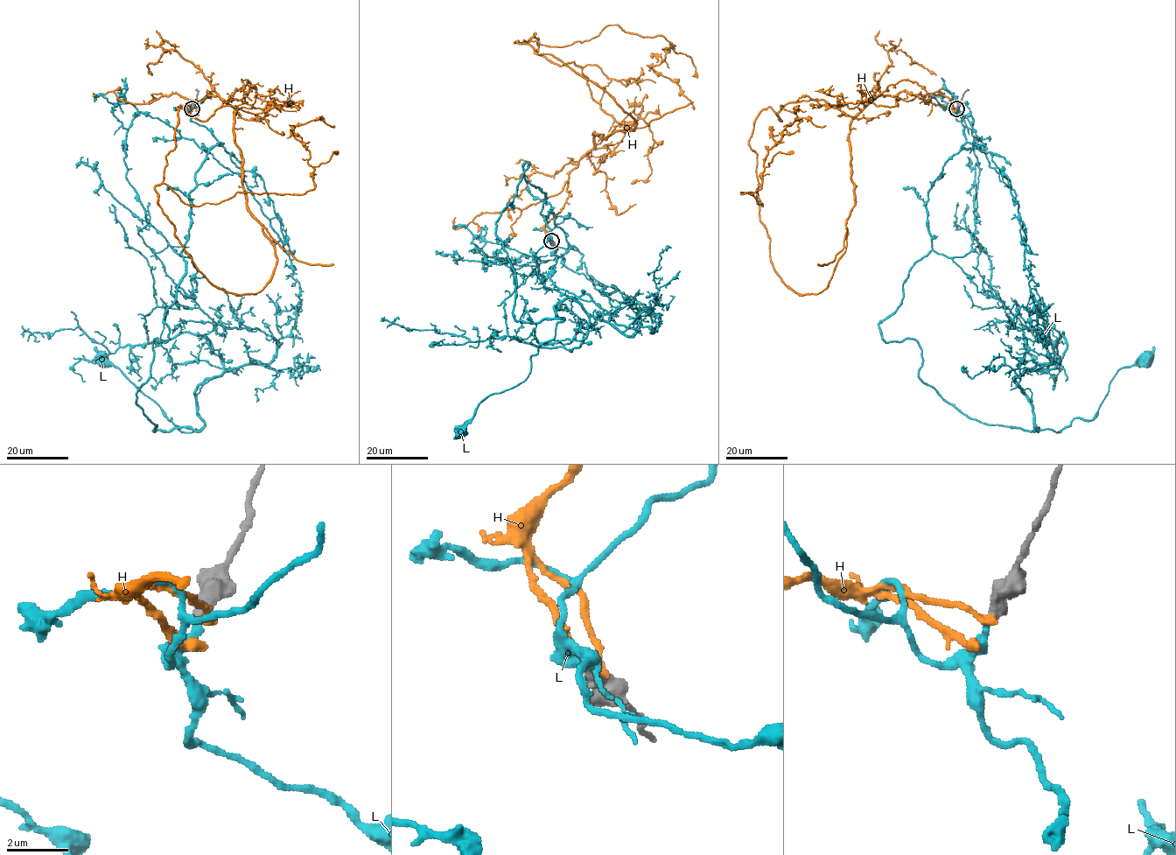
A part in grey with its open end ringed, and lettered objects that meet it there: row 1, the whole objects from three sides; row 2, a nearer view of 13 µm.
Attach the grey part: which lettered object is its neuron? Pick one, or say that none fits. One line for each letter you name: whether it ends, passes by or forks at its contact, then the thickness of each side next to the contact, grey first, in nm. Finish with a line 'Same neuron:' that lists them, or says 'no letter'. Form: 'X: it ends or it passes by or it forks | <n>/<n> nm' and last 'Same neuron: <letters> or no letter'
L: it ends | 440/280 nm
Same neuron: L

